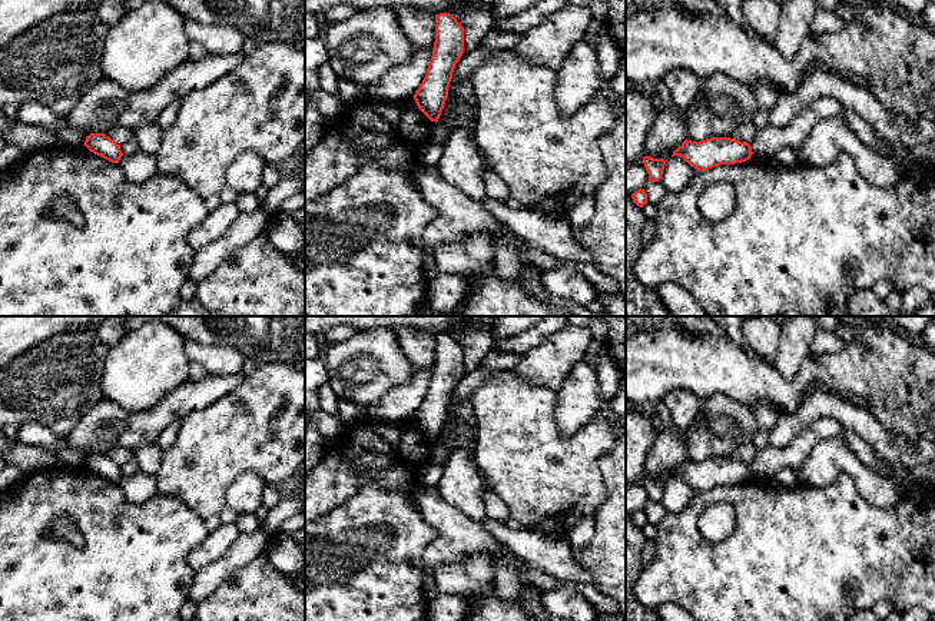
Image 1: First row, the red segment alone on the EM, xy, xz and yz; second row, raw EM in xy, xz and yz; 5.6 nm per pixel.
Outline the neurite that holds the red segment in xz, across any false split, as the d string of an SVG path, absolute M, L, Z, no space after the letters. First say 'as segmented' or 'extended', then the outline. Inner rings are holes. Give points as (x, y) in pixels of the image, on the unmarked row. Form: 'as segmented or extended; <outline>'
as segmented; M450 333L435 335L435 362L427 395L414 415L418 429L438 442L455 385L464 373L464 349Z

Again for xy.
as segmented; M90 454L89 456L86 456L83 466L112 484L119 484L123 476L120 465L117 465L105 454Z

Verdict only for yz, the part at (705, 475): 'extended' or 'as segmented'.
as segmented

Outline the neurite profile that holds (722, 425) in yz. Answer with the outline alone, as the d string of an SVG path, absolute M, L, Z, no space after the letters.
M717 393L702 401L696 419L682 431L686 459L702 462L725 458L742 445L752 444L757 429L752 408Z

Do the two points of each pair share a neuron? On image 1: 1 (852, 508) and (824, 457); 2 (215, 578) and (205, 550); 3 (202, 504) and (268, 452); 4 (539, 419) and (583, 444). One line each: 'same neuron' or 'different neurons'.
1: different neurons
2: different neurons
3: same neuron
4: same neuron

